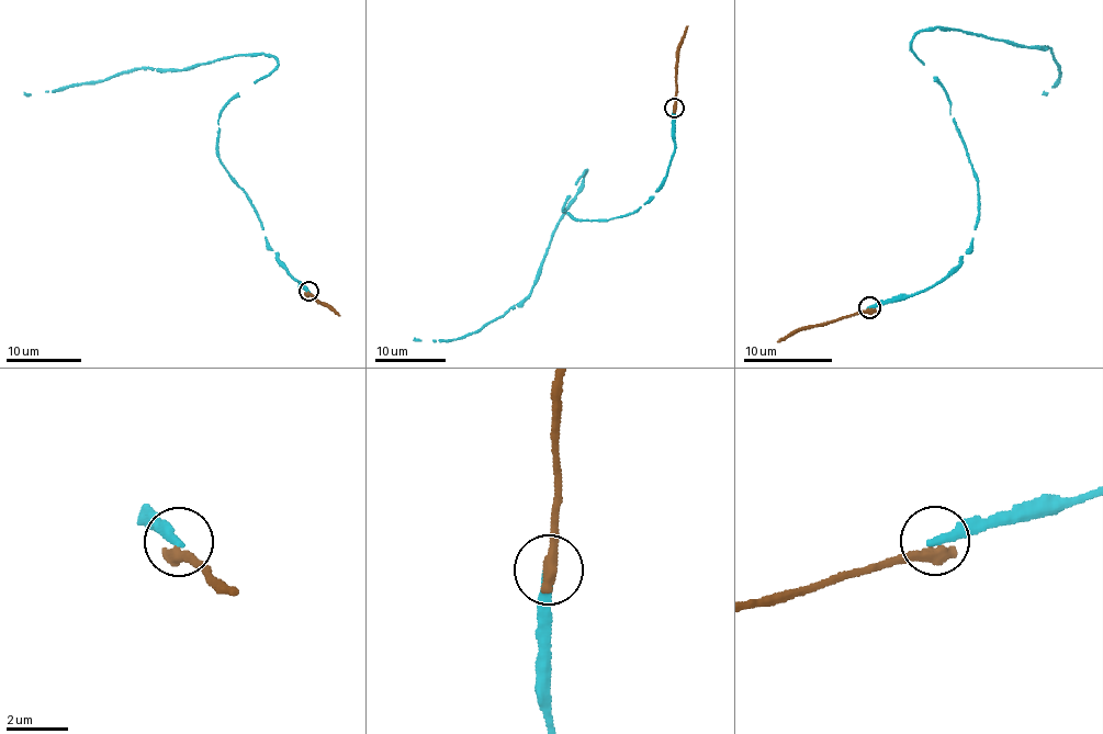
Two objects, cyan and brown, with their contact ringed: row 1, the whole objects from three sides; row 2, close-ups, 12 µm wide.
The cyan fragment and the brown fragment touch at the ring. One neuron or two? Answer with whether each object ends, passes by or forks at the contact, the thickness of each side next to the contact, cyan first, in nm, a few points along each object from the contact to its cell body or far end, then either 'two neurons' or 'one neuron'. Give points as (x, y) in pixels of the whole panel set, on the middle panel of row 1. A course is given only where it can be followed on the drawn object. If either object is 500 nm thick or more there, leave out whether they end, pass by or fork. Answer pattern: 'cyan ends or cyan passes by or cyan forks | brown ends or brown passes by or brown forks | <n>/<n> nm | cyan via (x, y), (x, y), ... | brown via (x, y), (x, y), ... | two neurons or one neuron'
cyan ends | brown ends | 320/460 nm | cyan via (675, 108), (654, 195), (622, 216), (573, 217), (562, 212), (585, 170), (521, 301), (456, 339), (414, 338) | brown via (675, 108), (677, 46), (688, 25) | two neurons

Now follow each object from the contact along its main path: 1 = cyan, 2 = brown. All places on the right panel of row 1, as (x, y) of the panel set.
1: (870, 307), (940, 283), (979, 195), (912, 40), (938, 26), (1051, 49), (1060, 78), (1042, 94)
2: (870, 307), (829, 322), (798, 327), (777, 341)

